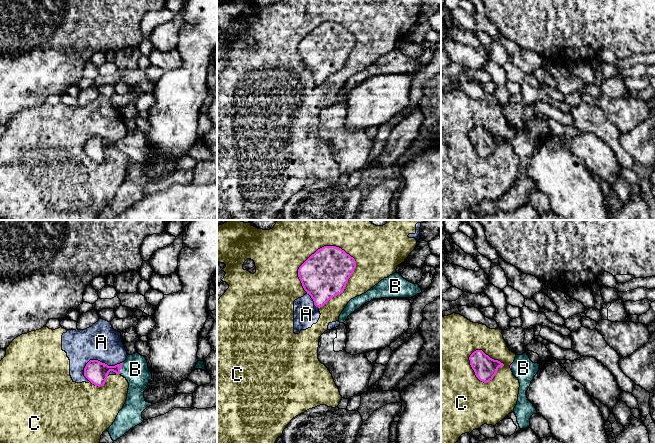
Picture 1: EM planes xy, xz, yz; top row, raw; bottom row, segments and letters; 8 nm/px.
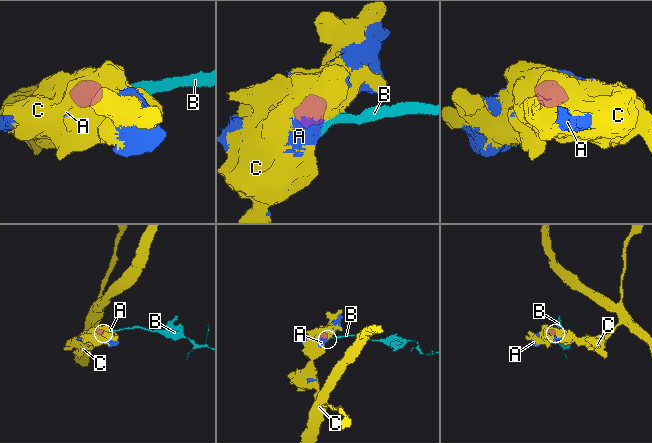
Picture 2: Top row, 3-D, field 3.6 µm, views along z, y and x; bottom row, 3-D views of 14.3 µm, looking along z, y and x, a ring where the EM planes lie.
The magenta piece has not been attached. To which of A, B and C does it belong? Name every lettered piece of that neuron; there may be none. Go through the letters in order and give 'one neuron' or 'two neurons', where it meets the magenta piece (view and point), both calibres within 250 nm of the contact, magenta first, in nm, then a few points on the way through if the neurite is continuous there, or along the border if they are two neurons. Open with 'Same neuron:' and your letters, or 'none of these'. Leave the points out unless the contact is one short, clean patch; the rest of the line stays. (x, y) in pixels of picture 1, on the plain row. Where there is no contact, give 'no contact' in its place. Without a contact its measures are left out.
Same neuron: B
A: two neurons; meets magenta in xy at (98, 137); 180 nm thick on the magenta side, 300 nm on the other
B: one neuron; meets magenta in xy at (120, 144); 180 nm thick on the magenta side, 220 nm on the other; runs through xy (96, 148), (108, 144), (120, 144), (135, 145)
C: two neurons; meets magenta in xz at (349, 53); 380 nm thick on the magenta side, 320 nm on the other

